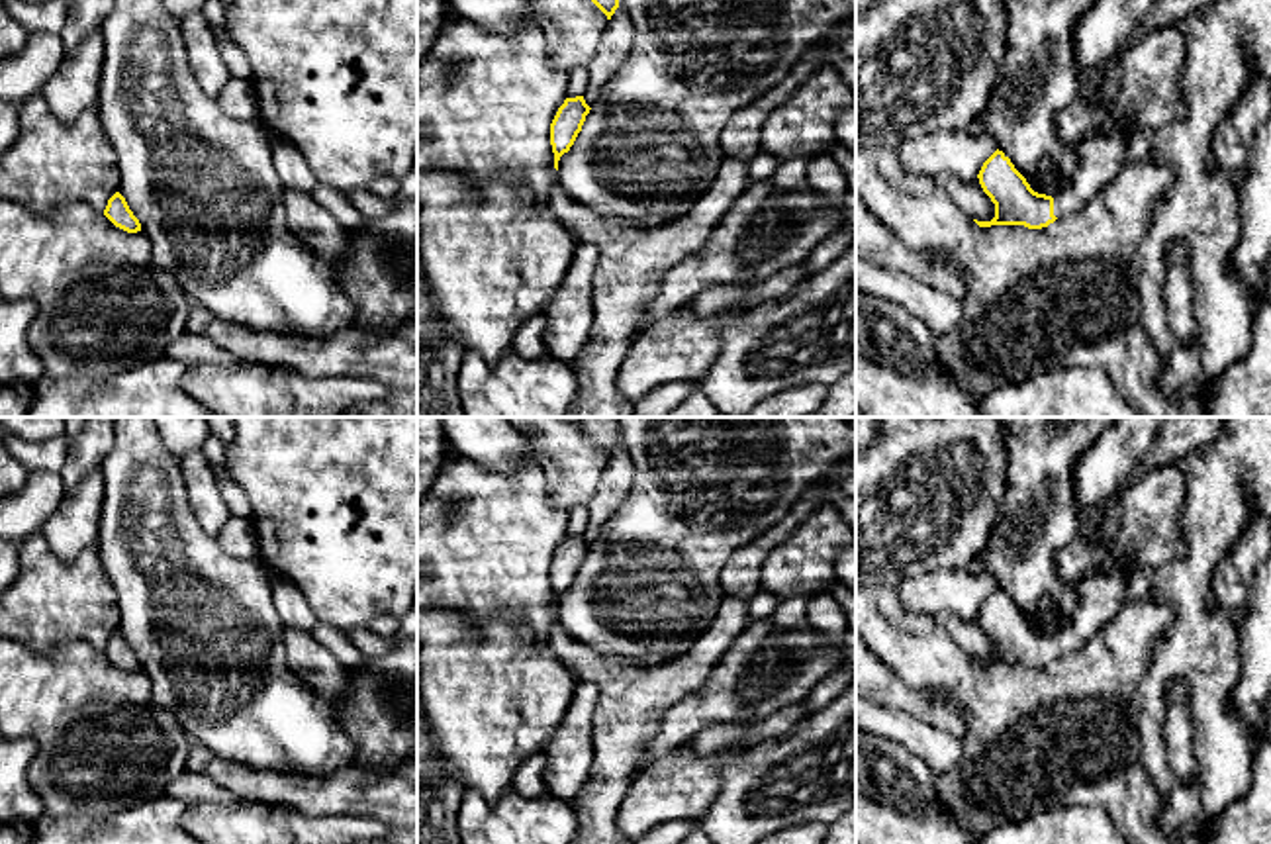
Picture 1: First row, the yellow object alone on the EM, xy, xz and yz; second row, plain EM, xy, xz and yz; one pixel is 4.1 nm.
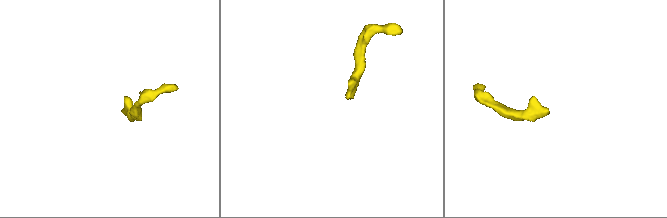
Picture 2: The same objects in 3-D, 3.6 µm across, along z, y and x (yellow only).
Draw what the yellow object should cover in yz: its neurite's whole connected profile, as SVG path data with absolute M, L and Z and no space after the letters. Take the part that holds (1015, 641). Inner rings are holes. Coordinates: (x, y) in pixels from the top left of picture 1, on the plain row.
M1120 560L1106 562L1079 584L1079 607L1071 623L1054 636L1034 631L1011 597L997 587L977 613L983 631L995 642L995 656L973 660L979 666L1048 666L1056 658L1083 648L1118 613L1130 582L1132 574Z

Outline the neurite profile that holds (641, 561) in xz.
M615 417L615 425L619 445L635 458L633 488L586 554L570 589L560 595L556 611L558 621L574 638L635 664L660 664L689 650L709 629L725 599L721 570L730 554L779 523L813 484L828 480L834 464L856 462L856 427L846 417Z

